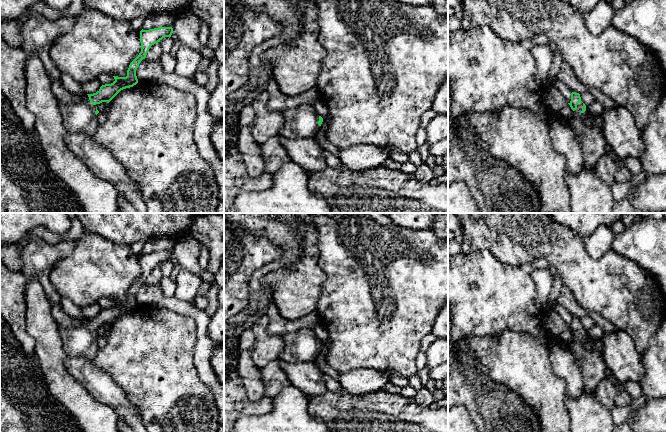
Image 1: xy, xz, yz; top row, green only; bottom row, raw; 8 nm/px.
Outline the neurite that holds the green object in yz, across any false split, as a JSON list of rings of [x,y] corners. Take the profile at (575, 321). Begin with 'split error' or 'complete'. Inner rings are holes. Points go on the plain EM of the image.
split error; [[[571,317],[568,327],[574,335],[574,340],[567,342],[569,351],[579,360],[583,374],[584,391],[592,393],[605,377],[606,364],[600,353],[593,347],[587,348],[587,343],[594,339],[586,335],[586,329],[581,325],[579,317]]]

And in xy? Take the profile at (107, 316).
split error; [[[160,251],[140,255],[141,276],[130,287],[126,301],[113,300],[115,305],[105,308],[93,318],[83,320],[69,316],[58,304],[51,304],[52,316],[57,325],[64,351],[67,356],[84,357],[94,361],[98,346],[97,329],[102,326],[109,327],[121,314],[133,311],[138,307],[136,294],[140,286],[155,267],[160,266],[165,261],[171,261],[172,251]]]

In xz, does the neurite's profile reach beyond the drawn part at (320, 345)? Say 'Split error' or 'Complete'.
Split error

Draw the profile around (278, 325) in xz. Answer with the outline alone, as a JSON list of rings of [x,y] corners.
[[[273,302],[268,304],[266,314],[270,318],[267,332],[270,335],[280,336],[300,329],[310,328],[317,324],[320,319],[319,314],[316,311],[313,311],[299,319],[287,320],[279,314],[278,309]]]

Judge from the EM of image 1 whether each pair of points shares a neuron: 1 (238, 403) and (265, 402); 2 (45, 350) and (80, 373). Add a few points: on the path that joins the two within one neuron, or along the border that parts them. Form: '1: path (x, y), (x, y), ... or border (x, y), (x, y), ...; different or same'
1: path (245, 405), (258, 405); same
2: border (66, 356), (66, 369), (80, 381); different

